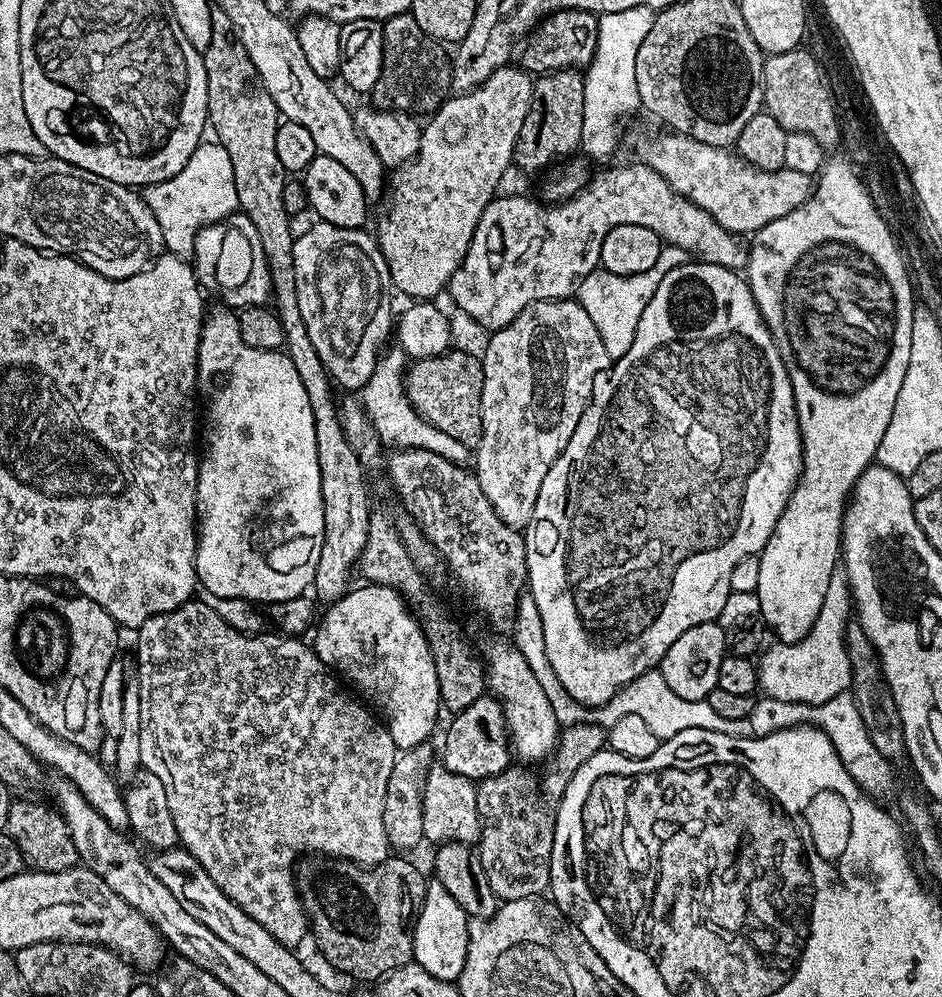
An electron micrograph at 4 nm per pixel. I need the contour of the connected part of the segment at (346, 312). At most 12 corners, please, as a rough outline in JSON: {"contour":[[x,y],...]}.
{"contour":[[375,235],[296,236],[306,334],[341,389],[364,388],[394,328]]}

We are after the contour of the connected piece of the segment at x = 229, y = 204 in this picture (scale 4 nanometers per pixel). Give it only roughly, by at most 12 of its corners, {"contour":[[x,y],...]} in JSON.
{"contour":[[201,142],[142,192],[171,255],[238,208],[230,154]]}

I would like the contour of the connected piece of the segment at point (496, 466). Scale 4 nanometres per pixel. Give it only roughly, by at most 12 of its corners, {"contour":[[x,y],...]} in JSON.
{"contour":[[572,298],[482,351],[474,475],[523,530],[610,361]]}

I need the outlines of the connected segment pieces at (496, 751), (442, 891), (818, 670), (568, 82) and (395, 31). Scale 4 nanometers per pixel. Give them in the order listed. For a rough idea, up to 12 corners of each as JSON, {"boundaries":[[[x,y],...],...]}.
{"boundaries":[[[500,701],[451,717],[443,767],[479,782],[510,765]],[[427,881],[412,930],[415,963],[459,981],[469,916]],[[842,560],[810,632],[759,655],[759,689],[813,706],[847,692],[852,612]],[[535,77],[514,159],[543,173],[580,148],[584,78]],[[410,18],[383,21],[381,112],[436,112],[449,53]]]}

